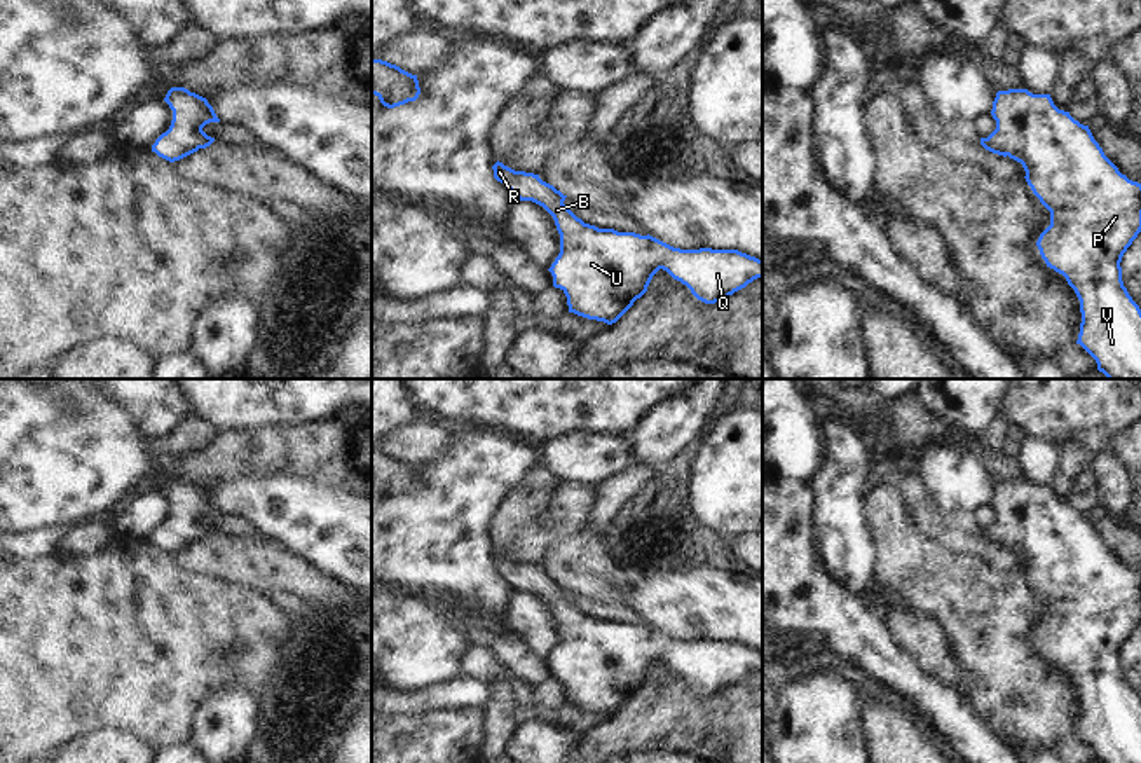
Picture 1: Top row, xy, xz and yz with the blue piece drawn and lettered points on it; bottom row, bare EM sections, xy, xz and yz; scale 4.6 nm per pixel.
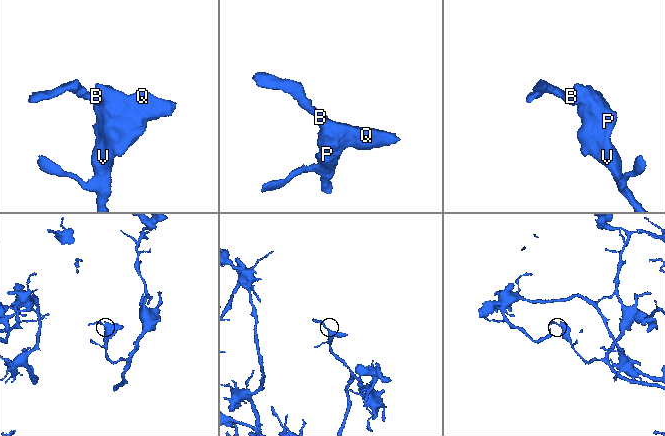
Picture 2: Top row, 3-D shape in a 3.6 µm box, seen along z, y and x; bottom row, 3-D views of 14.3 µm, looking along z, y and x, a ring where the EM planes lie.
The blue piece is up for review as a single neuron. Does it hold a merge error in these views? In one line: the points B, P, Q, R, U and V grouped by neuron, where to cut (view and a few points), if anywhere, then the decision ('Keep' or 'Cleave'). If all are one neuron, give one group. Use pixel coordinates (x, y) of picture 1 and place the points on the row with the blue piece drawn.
Groups: B P Q R U V. No split. Keep

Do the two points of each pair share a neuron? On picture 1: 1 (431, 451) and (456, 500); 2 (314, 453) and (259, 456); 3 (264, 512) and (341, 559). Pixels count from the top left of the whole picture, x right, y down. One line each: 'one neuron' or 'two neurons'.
1: two neurons
2: one neuron
3: one neuron

